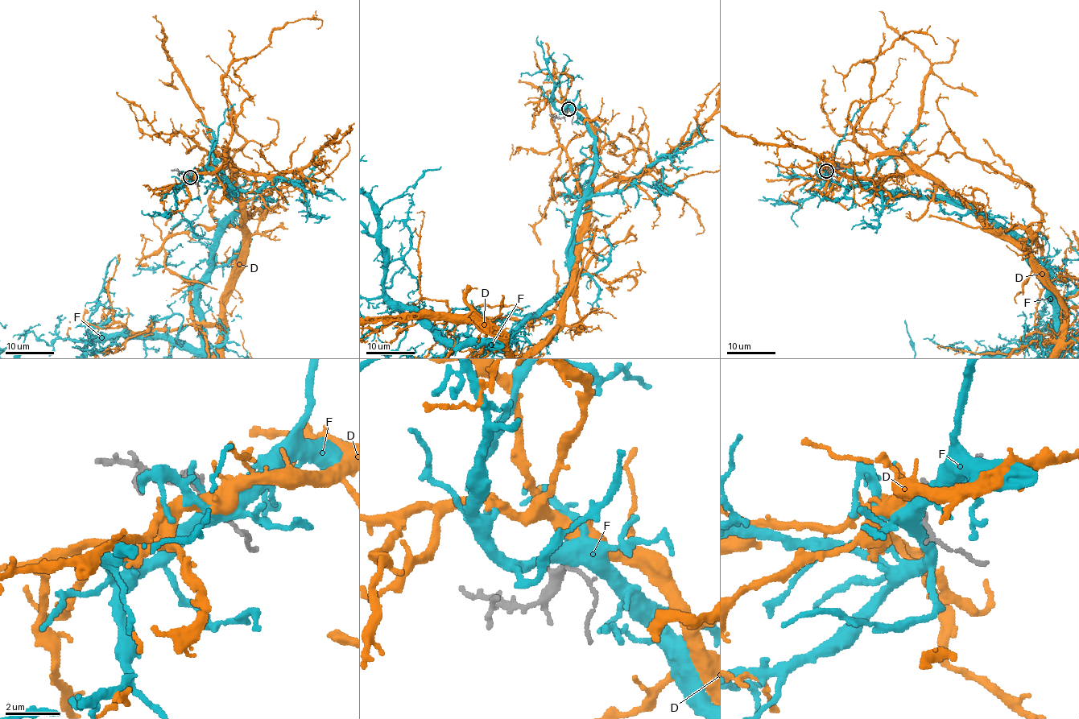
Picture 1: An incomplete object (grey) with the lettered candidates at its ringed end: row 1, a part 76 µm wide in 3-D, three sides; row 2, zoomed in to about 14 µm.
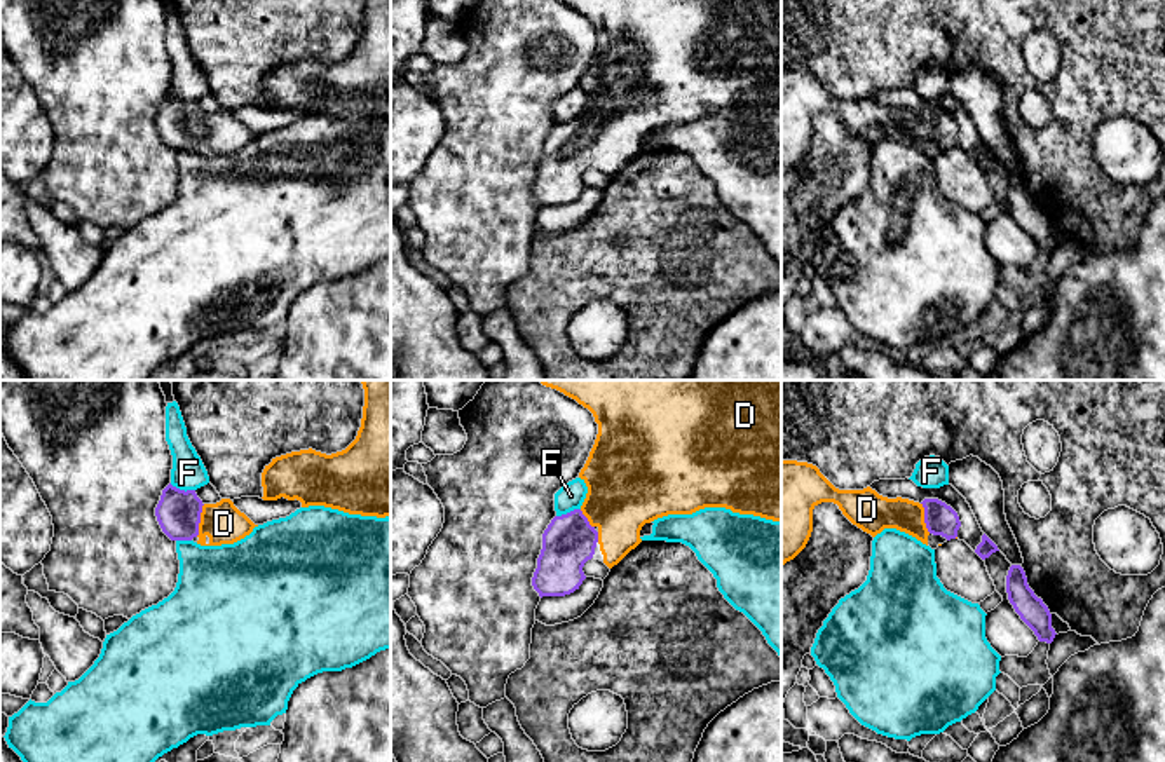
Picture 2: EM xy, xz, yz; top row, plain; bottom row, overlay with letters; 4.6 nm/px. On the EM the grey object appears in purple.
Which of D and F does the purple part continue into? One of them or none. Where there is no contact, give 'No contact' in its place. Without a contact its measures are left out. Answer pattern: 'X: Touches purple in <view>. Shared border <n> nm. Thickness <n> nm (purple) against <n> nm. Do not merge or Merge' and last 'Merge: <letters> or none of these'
D: Touches purple in xy. Shared border 160 nm. Thickness 200 nm (purple) against 190 nm. Merge
F: Touches purple in xy. Shared border 120 nm. Thickness 200 nm (purple) against 160 nm. Do not merge
Merge: D

